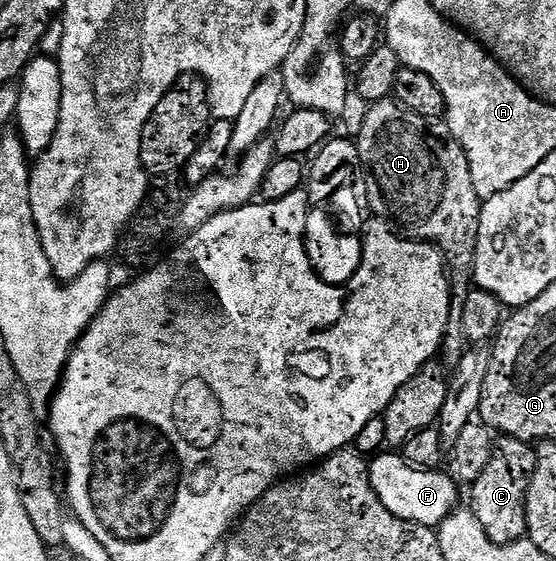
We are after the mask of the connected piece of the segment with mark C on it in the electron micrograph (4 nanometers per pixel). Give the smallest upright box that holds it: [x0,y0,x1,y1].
[469,437,538,543]

